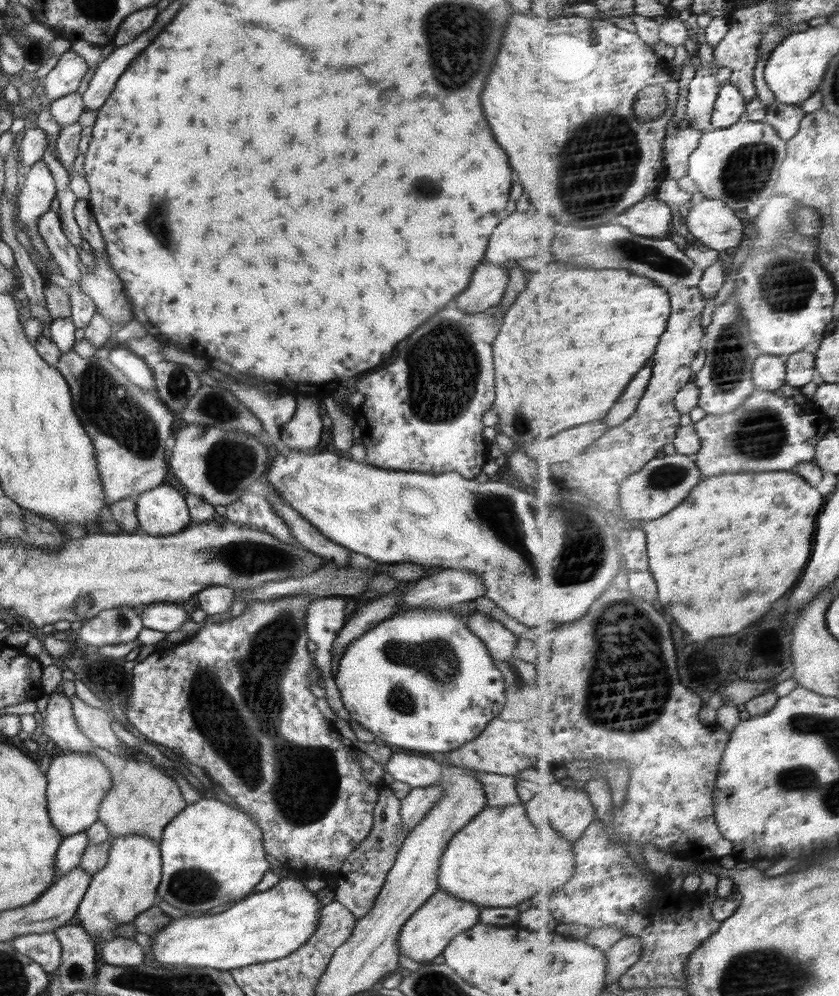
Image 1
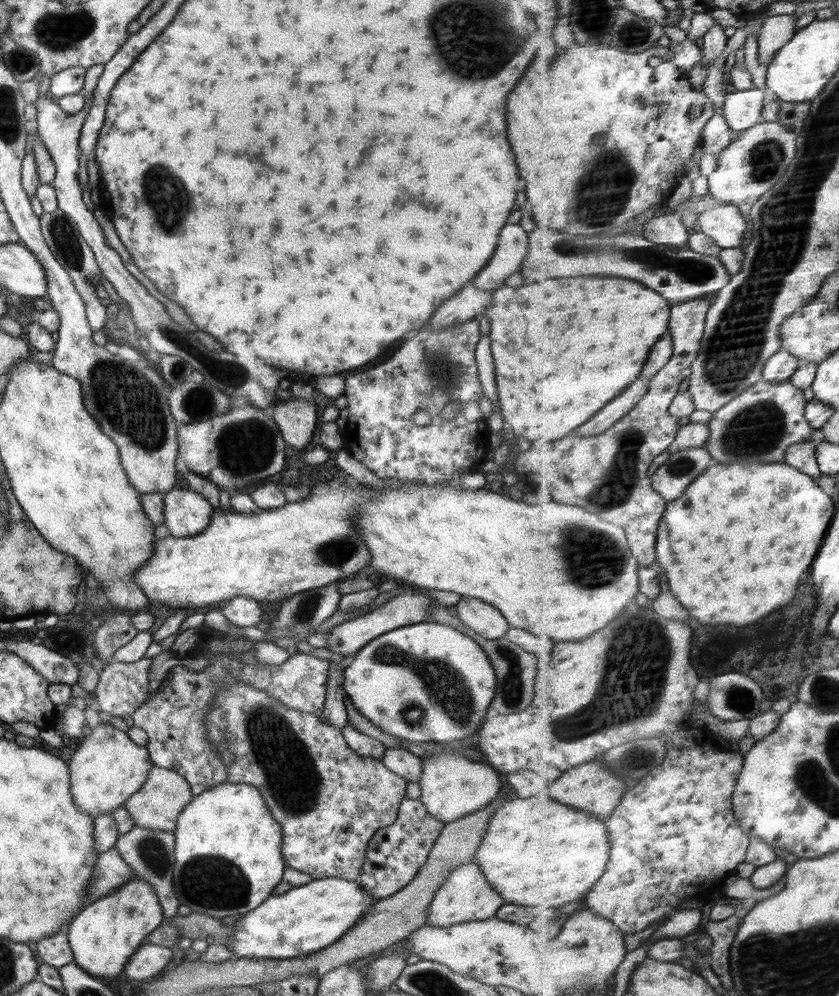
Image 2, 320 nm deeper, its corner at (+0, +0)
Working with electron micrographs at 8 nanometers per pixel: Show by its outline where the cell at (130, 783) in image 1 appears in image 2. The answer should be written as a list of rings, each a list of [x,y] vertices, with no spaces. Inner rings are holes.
[[[153,765],[142,788],[132,794],[124,806],[134,819],[135,827],[173,832],[176,829],[178,815],[193,797],[188,781],[180,776],[180,773]]]

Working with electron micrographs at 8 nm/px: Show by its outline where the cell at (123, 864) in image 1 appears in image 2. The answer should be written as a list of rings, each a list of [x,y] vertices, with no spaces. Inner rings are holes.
[[[136,876],[114,893],[87,904],[77,914],[68,928],[74,963],[88,975],[104,978],[120,976],[128,959],[146,942],[147,936],[166,920],[151,884]]]

